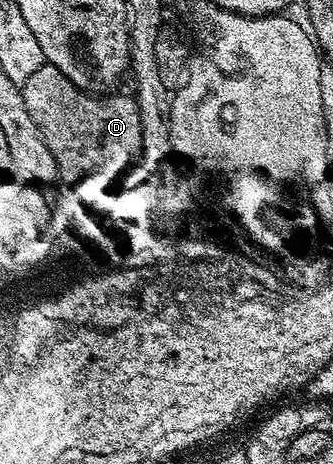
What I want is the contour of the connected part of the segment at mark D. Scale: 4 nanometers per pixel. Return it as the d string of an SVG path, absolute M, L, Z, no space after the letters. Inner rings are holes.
M49 65L36 69L36 73L32 73L32 77L28 77L28 81L21 84L21 88L24 105L28 105L32 121L36 121L52 157L56 157L61 182L83 183L84 186L90 187L92 194L102 195L110 186L113 188L139 158L142 150L142 130L138 101L133 94L110 93L105 97L95 97L78 90L72 85L72 81L68 81L68 77L64 77L64 73L60 73L60 69Z

